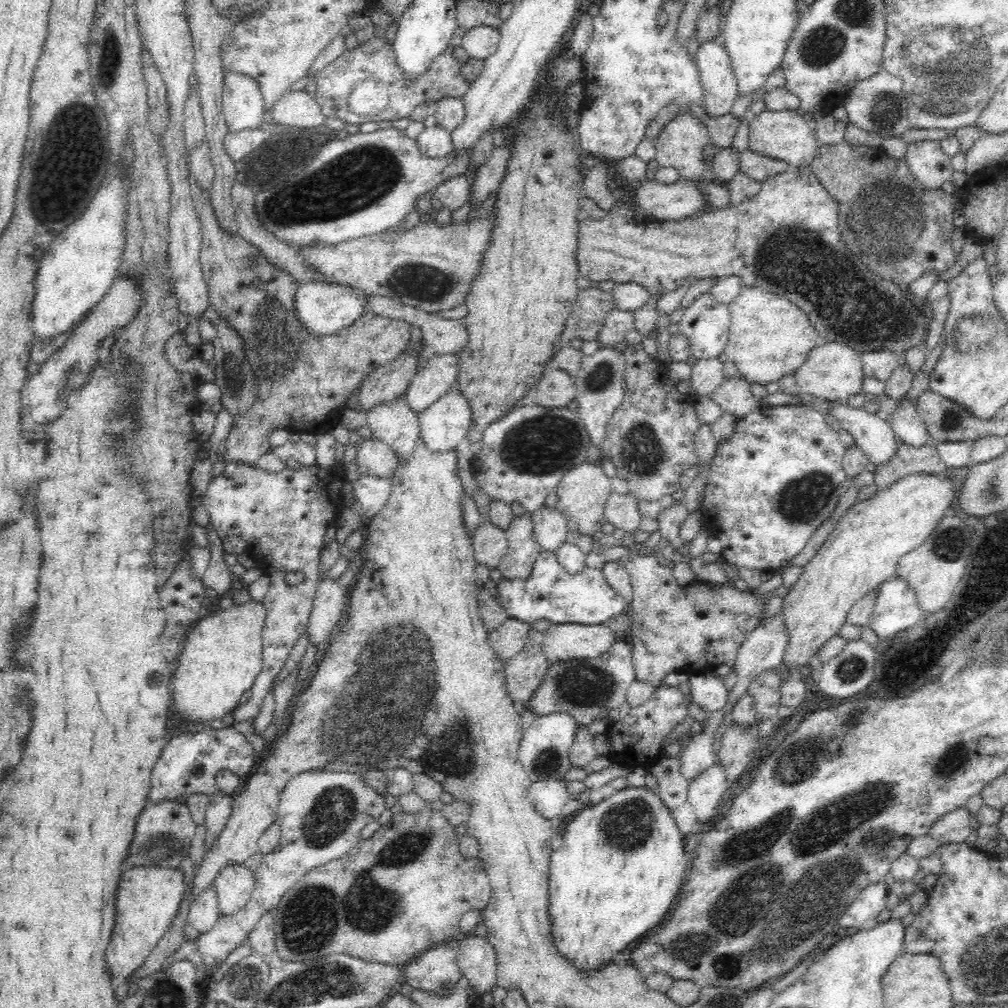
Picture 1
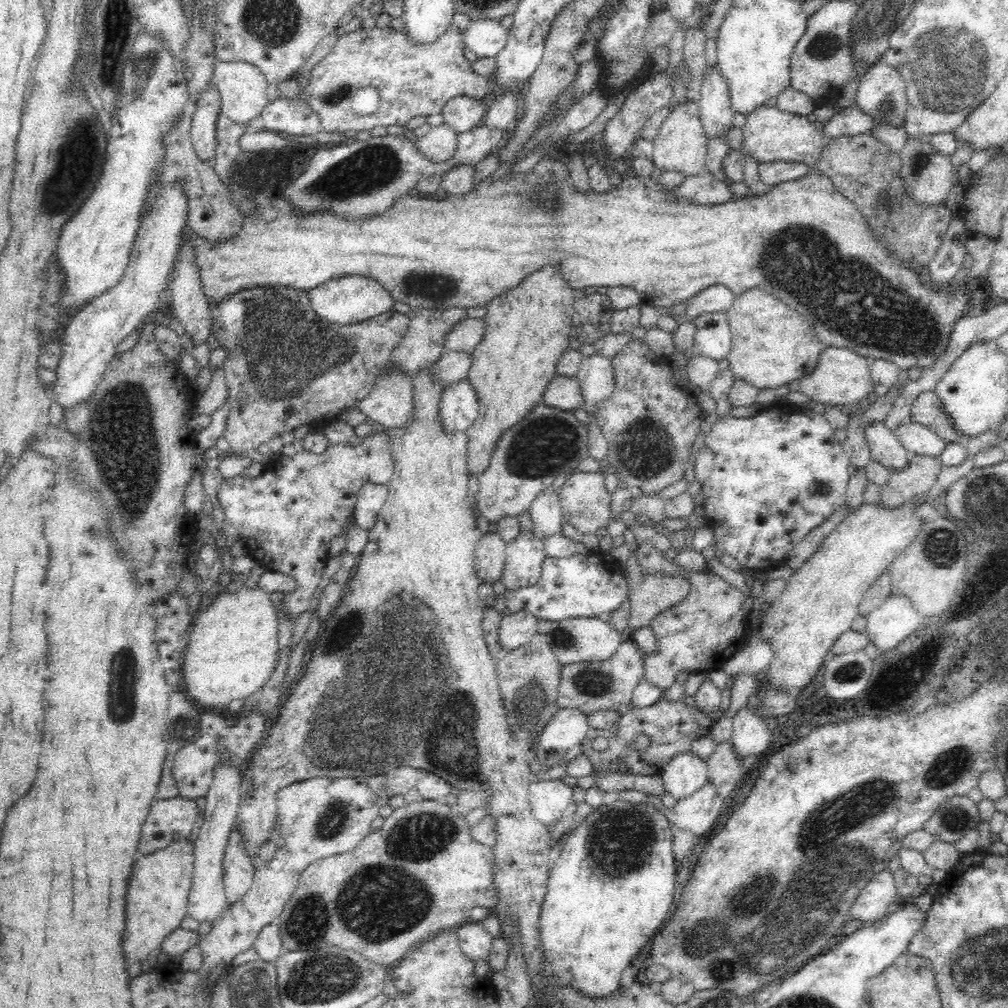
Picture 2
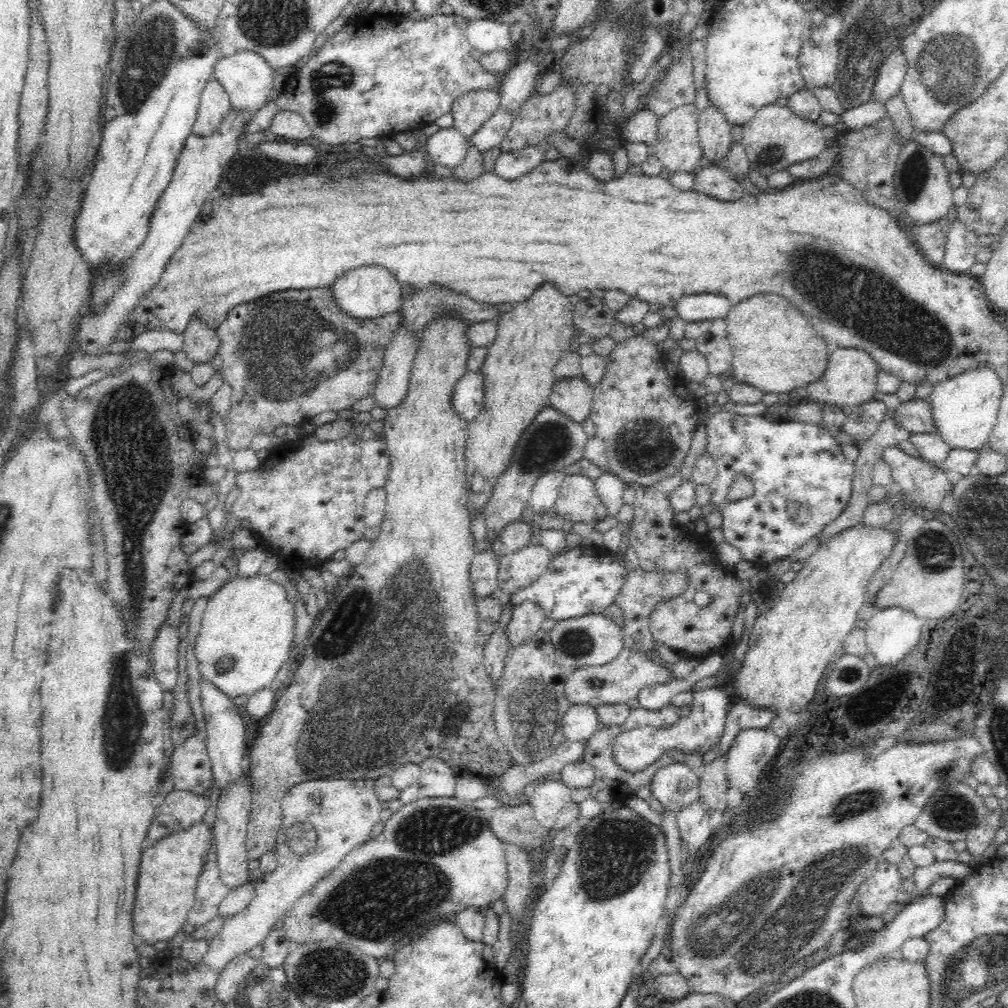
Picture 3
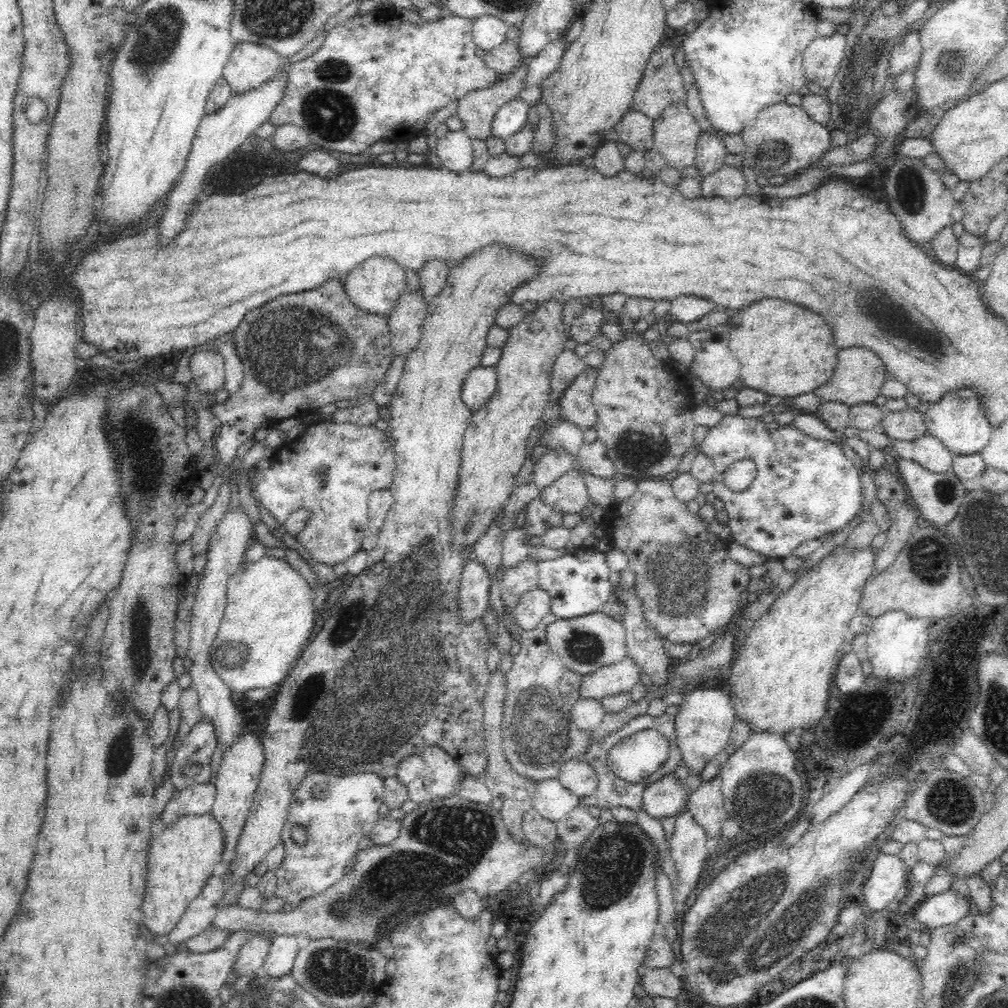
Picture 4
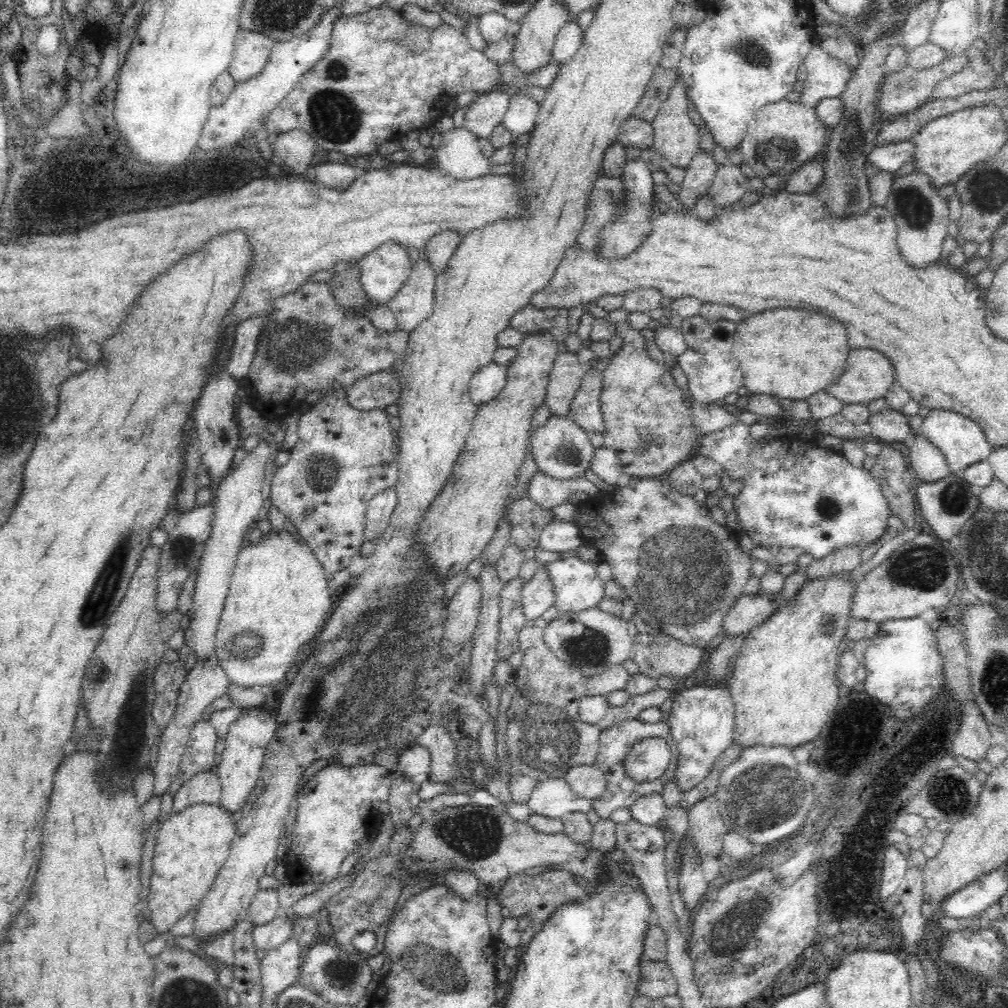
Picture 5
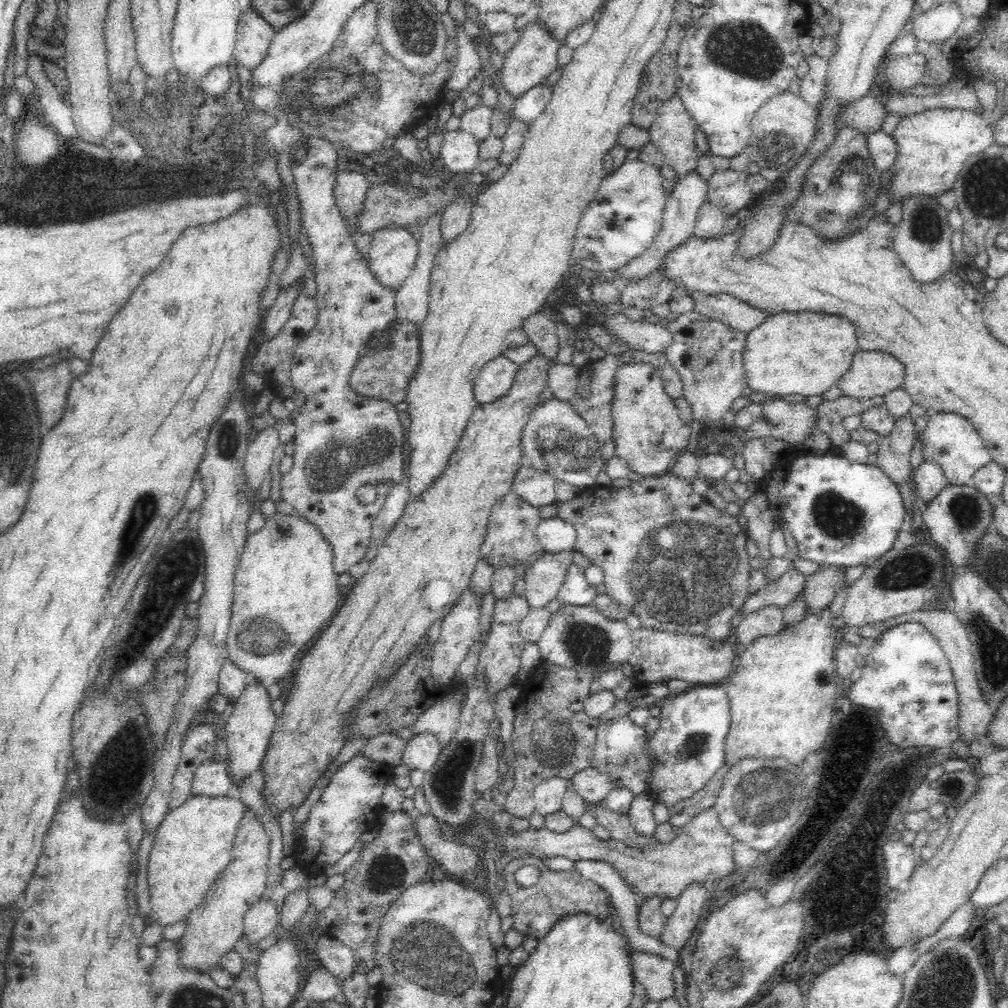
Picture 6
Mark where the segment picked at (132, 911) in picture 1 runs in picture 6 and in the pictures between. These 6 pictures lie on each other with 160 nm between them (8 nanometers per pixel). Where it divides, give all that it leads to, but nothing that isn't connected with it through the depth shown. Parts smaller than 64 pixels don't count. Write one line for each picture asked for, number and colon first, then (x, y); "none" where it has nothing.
2: (158, 890)
3: (166, 880)
4: (181, 857)
5: (192, 845)
6: (193, 844)

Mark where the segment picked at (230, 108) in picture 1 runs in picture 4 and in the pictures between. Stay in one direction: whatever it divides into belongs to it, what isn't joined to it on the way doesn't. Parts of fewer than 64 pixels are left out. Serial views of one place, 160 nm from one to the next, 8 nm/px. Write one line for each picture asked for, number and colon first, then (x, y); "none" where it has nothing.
2: (243, 89)
3: (247, 79)
4: (250, 66)

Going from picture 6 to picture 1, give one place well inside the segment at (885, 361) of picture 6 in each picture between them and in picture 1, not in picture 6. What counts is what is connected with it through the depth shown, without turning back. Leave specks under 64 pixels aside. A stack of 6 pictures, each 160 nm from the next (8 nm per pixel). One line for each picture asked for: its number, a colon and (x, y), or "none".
1: (832, 371)
2: (841, 377)
3: (850, 377)
4: (859, 373)
5: (867, 374)

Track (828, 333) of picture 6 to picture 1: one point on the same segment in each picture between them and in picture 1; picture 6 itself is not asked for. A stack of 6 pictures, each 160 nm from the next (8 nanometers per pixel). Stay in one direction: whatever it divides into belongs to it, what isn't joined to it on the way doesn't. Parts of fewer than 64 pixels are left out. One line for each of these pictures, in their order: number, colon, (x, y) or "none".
1: (768, 337)
2: (771, 346)
3: (774, 348)
4: (784, 350)
5: (790, 353)

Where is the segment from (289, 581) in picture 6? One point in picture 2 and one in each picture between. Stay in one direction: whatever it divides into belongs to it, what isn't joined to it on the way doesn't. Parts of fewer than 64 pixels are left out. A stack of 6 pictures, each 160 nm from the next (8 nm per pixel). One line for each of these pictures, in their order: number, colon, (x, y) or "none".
2: (231, 652)
3: (246, 633)
4: (268, 617)
5: (278, 599)

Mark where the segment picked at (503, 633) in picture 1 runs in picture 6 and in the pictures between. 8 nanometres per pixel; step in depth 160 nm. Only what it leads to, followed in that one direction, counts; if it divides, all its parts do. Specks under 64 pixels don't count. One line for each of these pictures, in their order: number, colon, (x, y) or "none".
2: (516, 629)
3: (526, 618)
4: (533, 605)
5: (537, 595)
6: (544, 577)

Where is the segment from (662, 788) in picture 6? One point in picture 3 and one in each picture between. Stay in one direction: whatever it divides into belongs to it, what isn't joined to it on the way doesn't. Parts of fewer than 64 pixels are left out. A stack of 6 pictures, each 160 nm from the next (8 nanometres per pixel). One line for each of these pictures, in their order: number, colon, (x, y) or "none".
3: (634, 749)
4: (705, 717)
5: (702, 720)

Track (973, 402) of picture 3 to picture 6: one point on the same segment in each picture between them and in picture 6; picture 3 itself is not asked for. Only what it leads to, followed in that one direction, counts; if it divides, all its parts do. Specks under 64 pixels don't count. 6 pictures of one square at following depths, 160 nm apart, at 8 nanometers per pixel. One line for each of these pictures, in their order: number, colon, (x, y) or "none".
4: (958, 419)
5: (963, 442)
6: (949, 440)

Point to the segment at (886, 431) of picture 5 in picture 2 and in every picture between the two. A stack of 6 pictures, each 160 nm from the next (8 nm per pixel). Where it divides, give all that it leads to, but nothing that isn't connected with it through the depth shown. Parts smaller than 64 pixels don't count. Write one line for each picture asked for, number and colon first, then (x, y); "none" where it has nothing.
2: (927, 409)
3: (915, 415)
4: (907, 424)

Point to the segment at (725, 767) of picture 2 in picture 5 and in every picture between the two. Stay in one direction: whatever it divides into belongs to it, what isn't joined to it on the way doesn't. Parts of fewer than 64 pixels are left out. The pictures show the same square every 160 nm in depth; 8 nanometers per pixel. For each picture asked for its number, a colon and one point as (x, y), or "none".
3: (713, 784)
4: (706, 804)
5: (706, 827)

